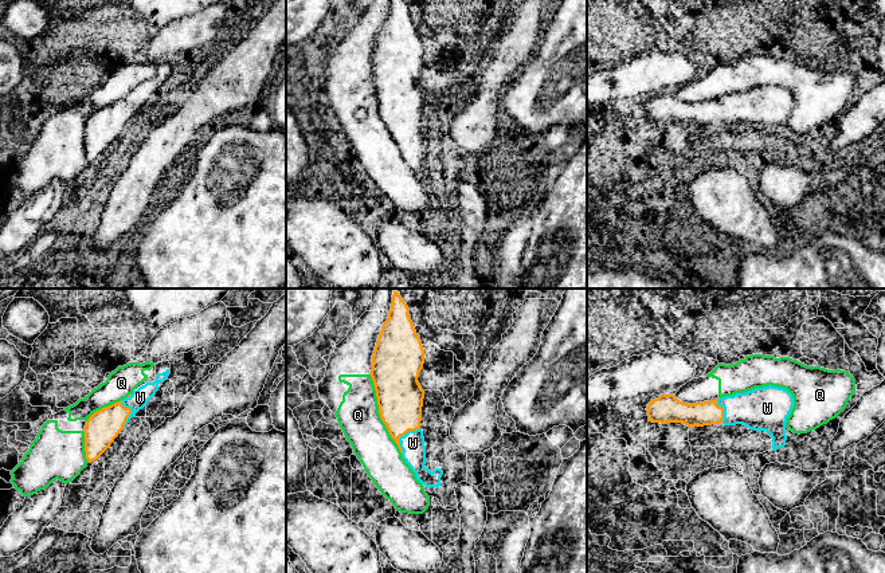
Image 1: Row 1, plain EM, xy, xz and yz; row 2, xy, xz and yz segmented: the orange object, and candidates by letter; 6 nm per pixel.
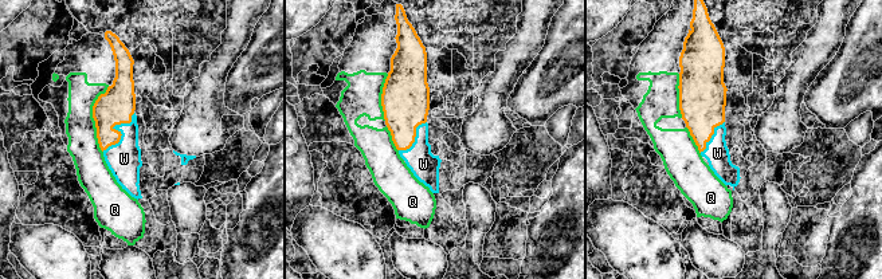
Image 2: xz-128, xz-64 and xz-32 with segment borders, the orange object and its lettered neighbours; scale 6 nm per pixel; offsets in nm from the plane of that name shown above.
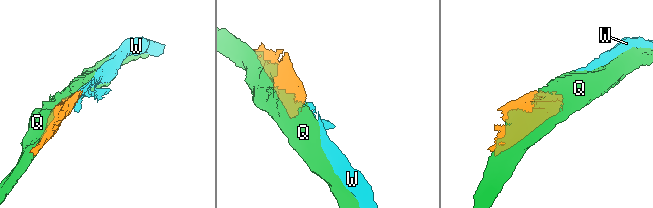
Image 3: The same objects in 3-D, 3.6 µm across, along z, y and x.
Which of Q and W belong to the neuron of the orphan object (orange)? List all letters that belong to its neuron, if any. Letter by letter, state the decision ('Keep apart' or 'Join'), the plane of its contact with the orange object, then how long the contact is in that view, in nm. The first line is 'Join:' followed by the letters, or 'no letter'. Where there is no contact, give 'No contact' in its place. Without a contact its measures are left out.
Join: W
Q: Keep apart. Touches orange in xz. Shared border 500 nm
W: Join. Touches orange in xz. Shared border 190 nm

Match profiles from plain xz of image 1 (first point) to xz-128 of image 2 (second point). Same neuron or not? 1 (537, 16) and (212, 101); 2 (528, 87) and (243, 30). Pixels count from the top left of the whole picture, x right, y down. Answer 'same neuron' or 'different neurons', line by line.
1: same neuron
2: different neurons

